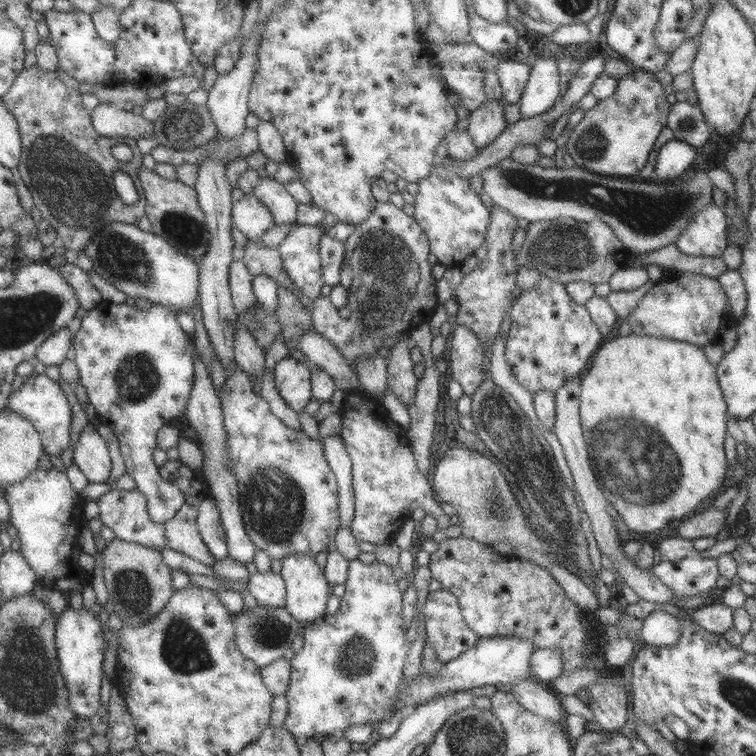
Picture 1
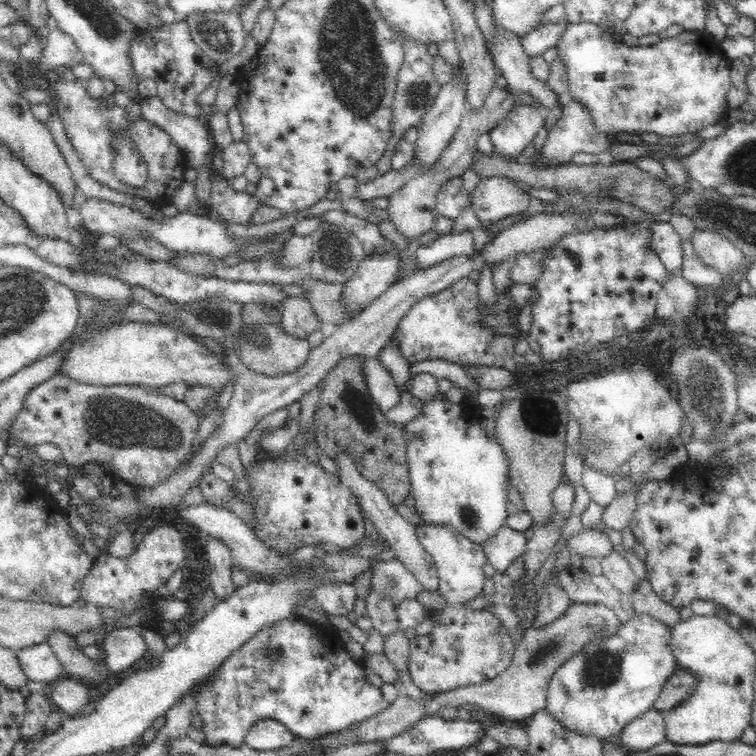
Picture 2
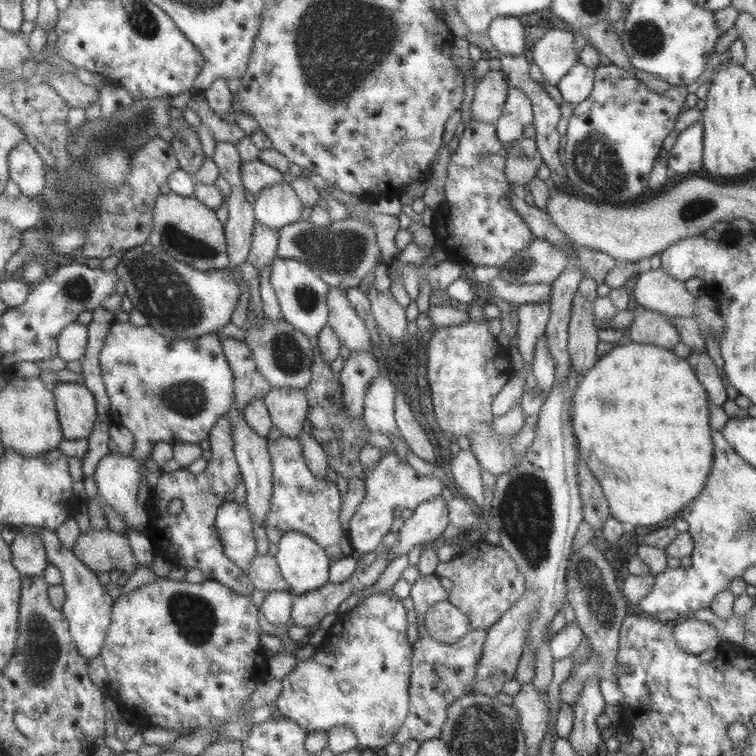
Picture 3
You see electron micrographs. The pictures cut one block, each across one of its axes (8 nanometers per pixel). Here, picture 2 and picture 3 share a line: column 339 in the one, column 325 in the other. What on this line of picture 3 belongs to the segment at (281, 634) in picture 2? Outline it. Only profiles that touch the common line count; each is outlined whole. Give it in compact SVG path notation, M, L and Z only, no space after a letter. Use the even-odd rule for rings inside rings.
M393 589L364 598L353 610L339 615L315 655L299 661L296 668L283 679L284 693L278 698L276 706L282 715L297 720L310 733L348 726L357 732L361 750L390 746L411 713L415 644L410 642L408 630L408 608Z

